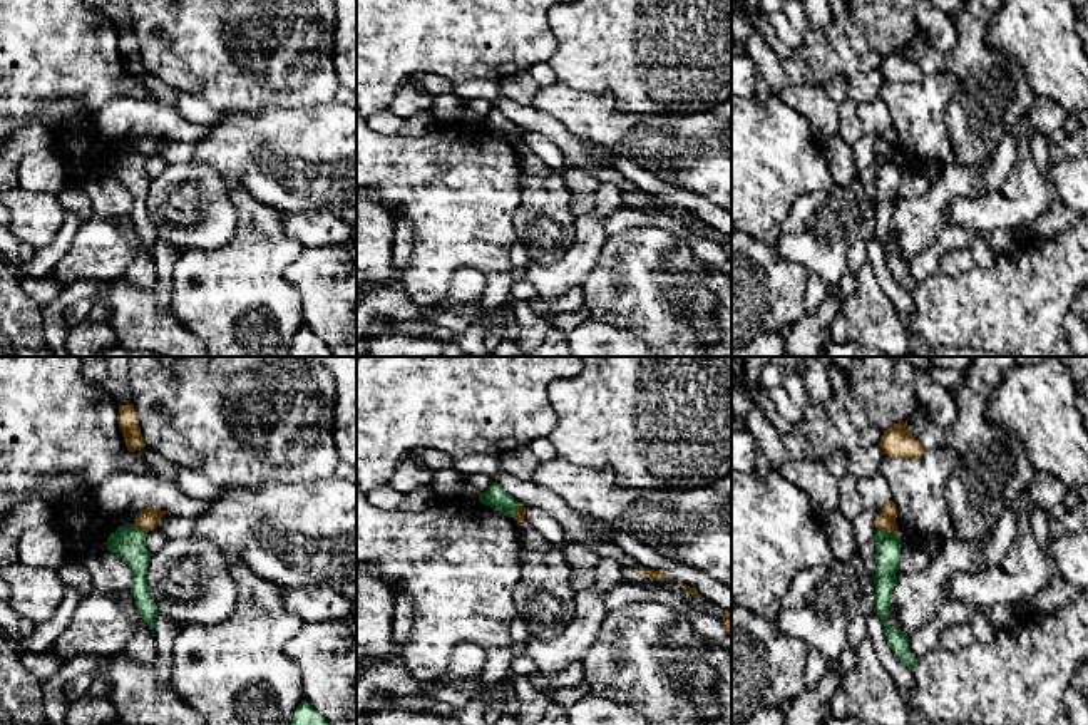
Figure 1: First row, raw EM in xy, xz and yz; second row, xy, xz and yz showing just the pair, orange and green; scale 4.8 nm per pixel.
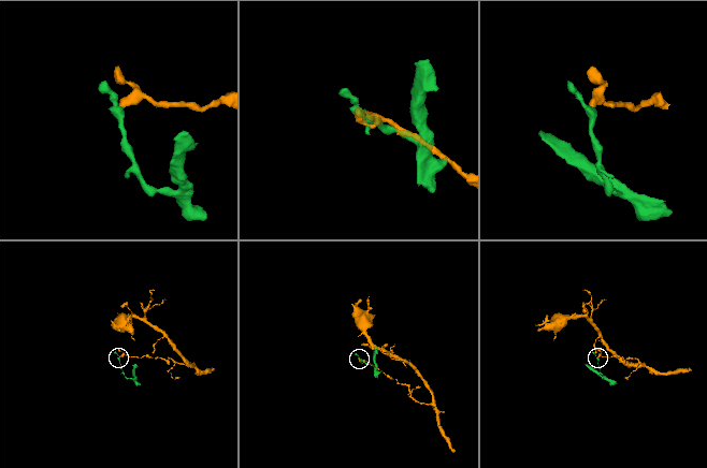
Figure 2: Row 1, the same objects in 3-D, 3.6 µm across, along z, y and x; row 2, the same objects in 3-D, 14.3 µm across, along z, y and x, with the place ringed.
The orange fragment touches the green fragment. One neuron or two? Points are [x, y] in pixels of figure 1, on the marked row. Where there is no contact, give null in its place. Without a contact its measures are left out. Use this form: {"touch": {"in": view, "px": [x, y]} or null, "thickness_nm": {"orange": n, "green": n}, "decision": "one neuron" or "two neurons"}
{"touch": {"in": "yz", "px": [887, 531]}, "thickness_nm": {"orange": 100, "green": 120}, "decision": "two neurons"}

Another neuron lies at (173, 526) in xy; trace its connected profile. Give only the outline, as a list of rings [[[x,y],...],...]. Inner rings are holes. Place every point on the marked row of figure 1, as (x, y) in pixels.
[[[164,514],[154,526],[156,531],[161,531],[166,539],[181,539],[191,537],[194,531],[194,522],[191,517],[177,514]]]

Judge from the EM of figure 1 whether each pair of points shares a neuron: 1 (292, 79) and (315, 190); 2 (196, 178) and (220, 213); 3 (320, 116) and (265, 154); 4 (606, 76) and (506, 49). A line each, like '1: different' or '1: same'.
1: different
2: same
3: same
4: different

